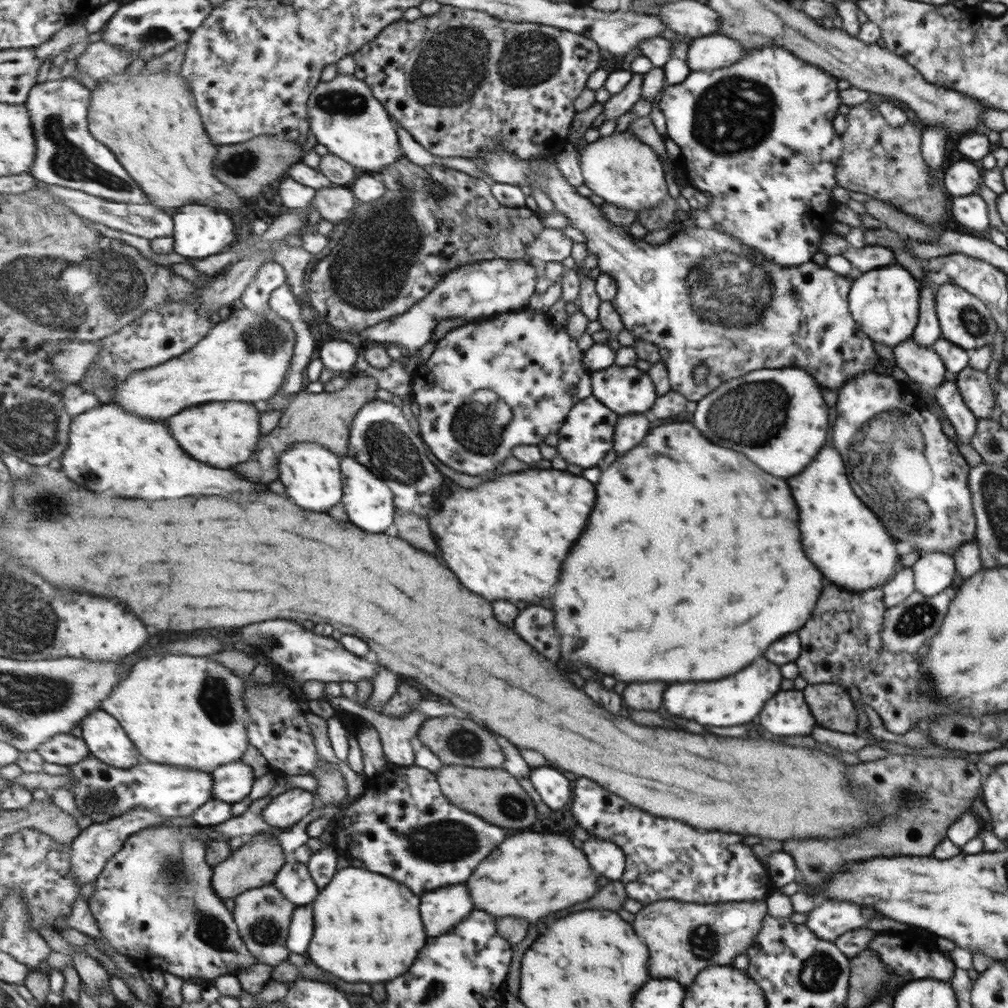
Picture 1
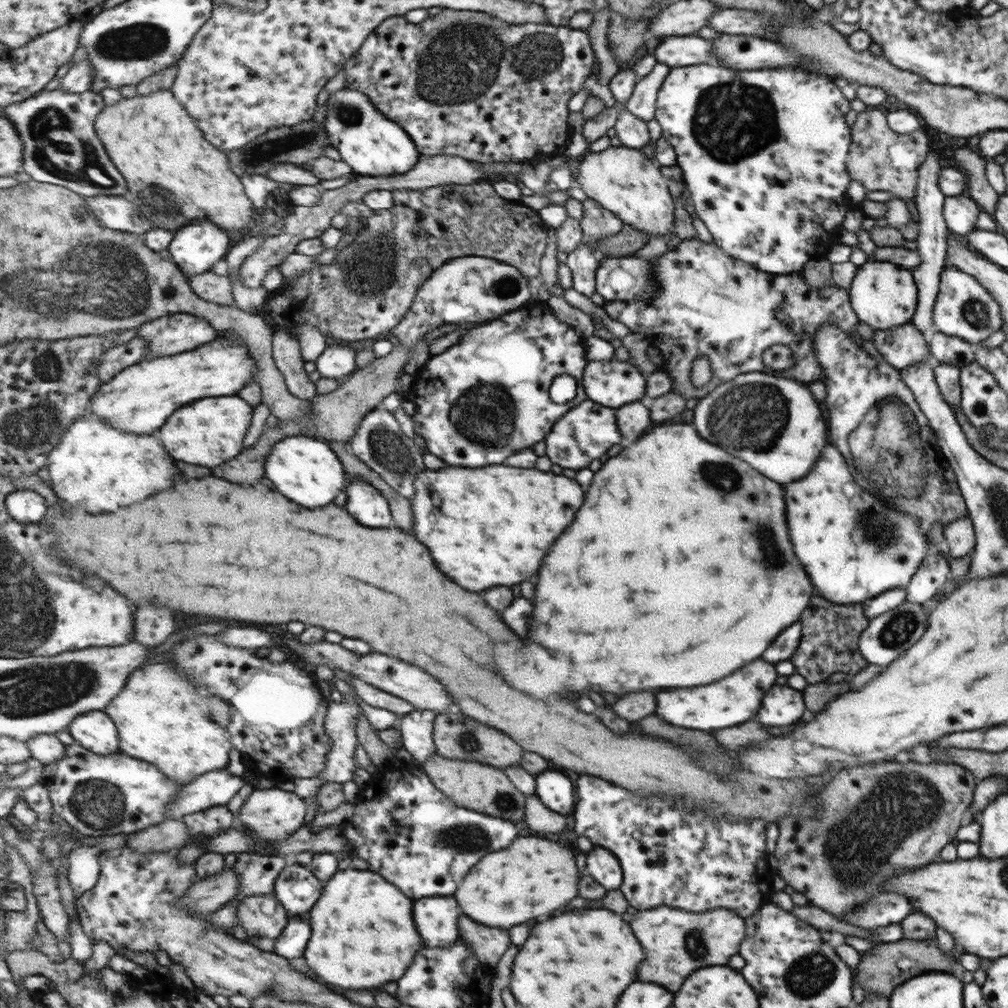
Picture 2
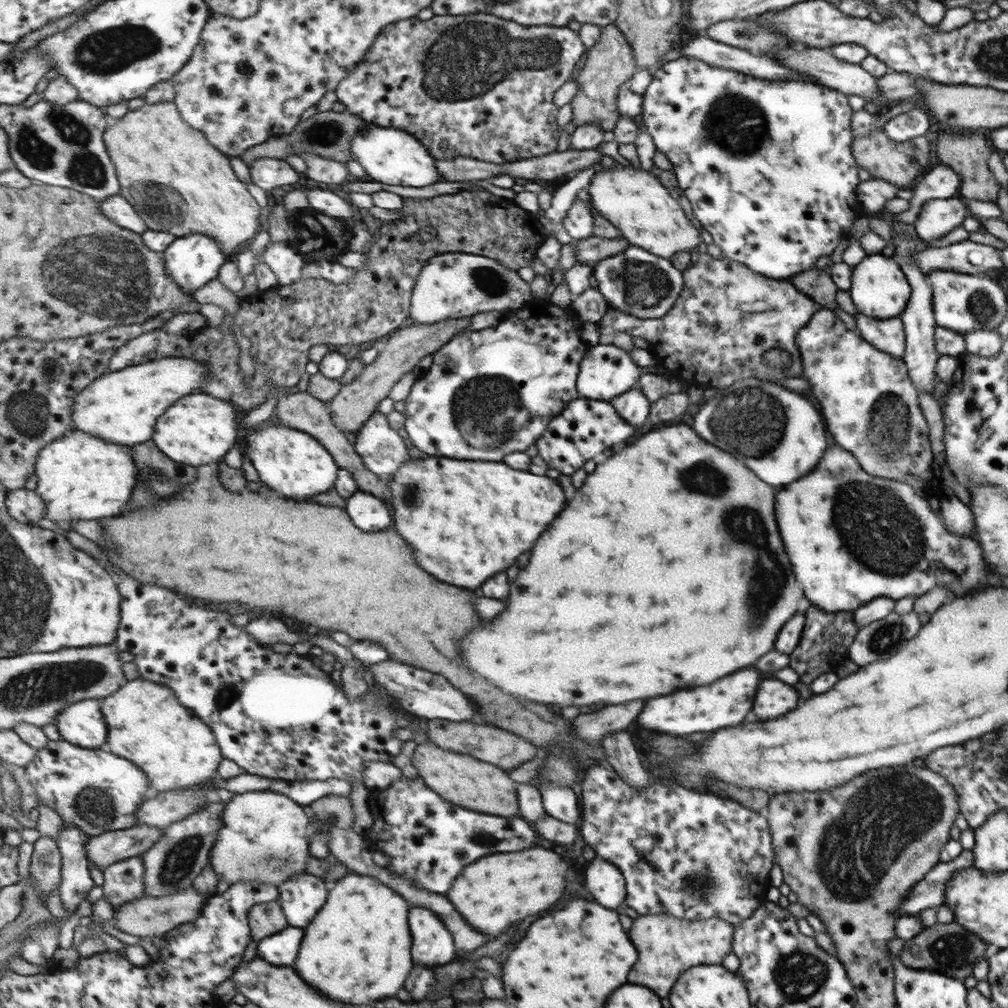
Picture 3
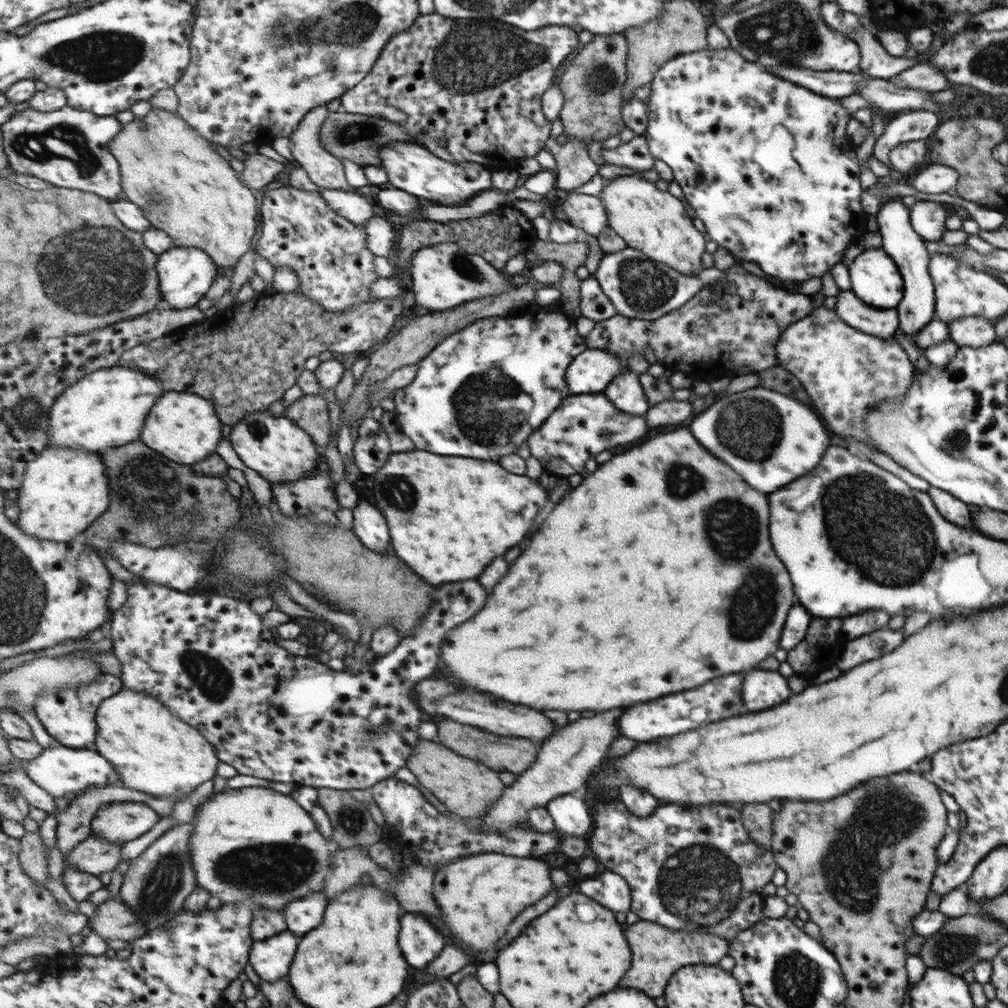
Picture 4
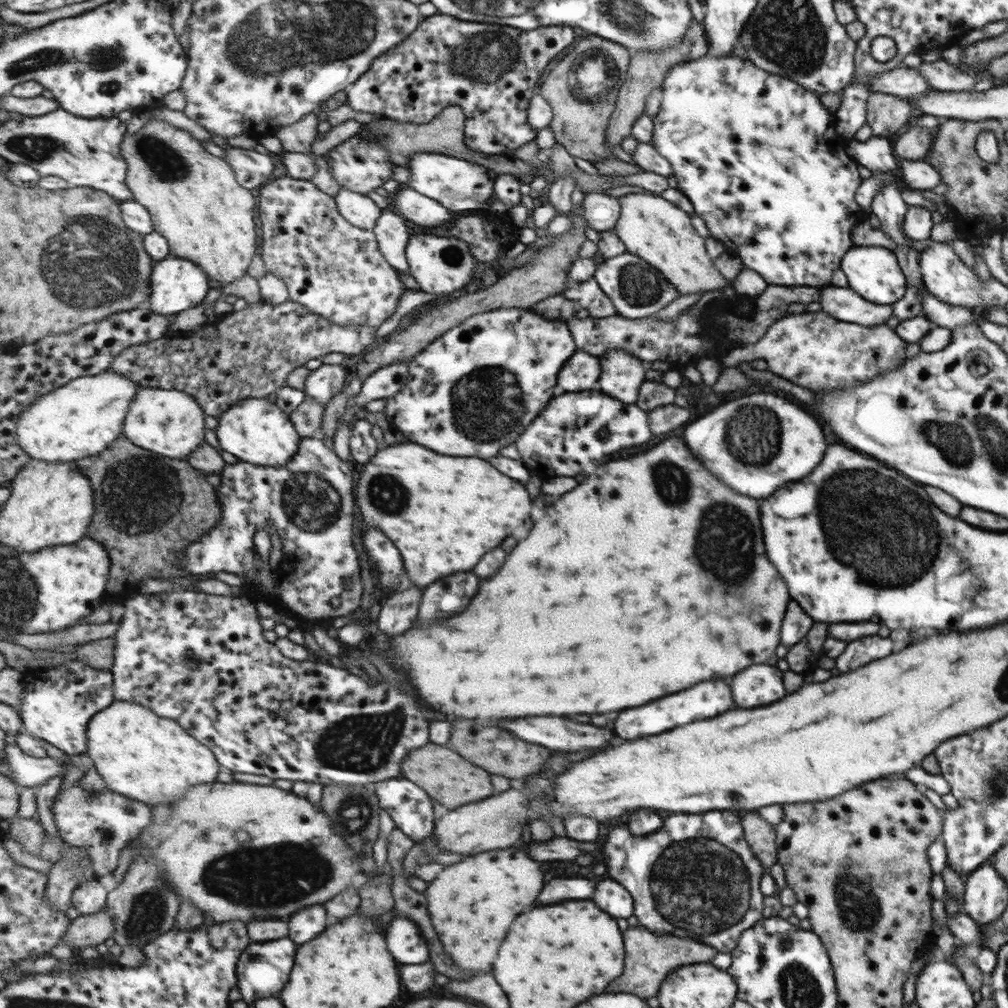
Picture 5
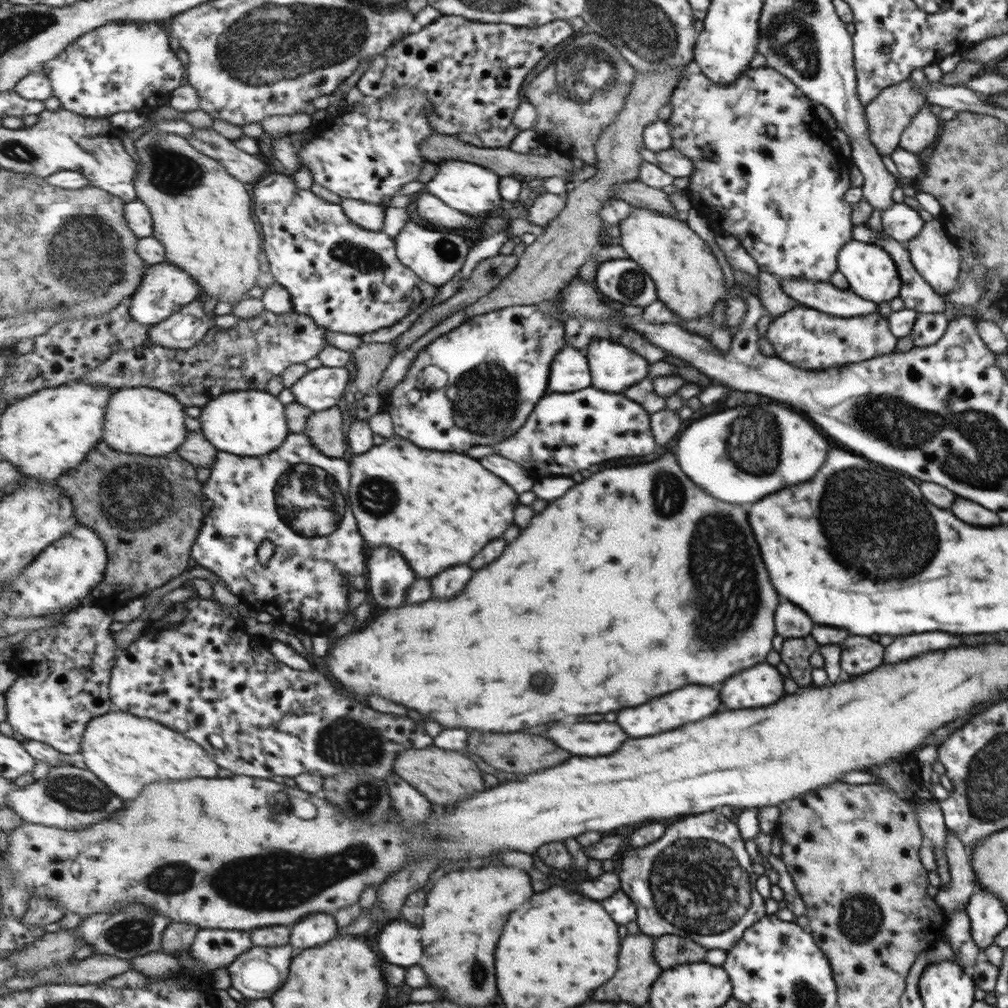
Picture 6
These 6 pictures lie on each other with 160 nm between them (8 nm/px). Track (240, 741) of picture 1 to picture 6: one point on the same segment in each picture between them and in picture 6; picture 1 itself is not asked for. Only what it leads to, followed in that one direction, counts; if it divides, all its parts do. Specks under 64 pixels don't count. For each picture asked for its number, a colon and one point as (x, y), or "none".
2: (163, 716)
3: (148, 725)
4: (156, 752)
5: (151, 759)
6: (128, 752)

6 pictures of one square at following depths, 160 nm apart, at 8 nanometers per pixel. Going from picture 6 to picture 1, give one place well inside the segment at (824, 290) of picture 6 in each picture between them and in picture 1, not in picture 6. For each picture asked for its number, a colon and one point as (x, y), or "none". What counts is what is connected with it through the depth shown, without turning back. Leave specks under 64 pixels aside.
1: (921, 364)
2: (902, 346)
3: (887, 335)
4: (882, 323)
5: (843, 304)

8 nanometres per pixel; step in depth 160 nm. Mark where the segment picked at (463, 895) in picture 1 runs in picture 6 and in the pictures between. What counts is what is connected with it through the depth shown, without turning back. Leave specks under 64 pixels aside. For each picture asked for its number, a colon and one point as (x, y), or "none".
2: (438, 918)
3: (433, 944)
4: (422, 941)
5: (406, 942)
6: (401, 943)

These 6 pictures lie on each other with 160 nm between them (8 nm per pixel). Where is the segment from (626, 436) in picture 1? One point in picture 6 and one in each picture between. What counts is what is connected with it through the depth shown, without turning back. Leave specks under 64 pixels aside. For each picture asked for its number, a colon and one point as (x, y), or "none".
2: (632, 419)
3: (633, 407)
4: (624, 393)
5: (622, 375)
6: (613, 366)

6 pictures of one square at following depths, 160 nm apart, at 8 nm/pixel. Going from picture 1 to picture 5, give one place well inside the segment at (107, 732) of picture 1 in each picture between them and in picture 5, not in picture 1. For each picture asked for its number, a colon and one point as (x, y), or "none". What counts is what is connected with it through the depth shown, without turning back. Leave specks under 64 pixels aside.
2: (95, 730)
3: (83, 723)
4: (70, 717)
5: (59, 711)

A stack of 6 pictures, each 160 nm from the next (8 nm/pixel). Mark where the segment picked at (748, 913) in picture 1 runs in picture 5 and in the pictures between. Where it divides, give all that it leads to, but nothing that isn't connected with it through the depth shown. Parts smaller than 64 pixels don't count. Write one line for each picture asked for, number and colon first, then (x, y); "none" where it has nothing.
2: (676, 942)
3: (669, 945)
4: (657, 951)
5: (648, 958)

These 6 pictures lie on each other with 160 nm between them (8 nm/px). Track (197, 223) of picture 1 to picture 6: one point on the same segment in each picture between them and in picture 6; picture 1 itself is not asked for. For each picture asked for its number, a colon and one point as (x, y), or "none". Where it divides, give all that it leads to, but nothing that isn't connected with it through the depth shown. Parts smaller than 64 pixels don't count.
2: (196, 248)
3: (193, 261)
4: (186, 274)
5: (177, 285)
6: (166, 289)

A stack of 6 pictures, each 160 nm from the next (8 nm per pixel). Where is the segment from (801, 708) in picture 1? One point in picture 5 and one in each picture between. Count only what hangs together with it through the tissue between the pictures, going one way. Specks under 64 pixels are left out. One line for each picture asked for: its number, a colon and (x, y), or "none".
2: (783, 706)
3: (775, 698)
4: (762, 689)
5: (759, 685)

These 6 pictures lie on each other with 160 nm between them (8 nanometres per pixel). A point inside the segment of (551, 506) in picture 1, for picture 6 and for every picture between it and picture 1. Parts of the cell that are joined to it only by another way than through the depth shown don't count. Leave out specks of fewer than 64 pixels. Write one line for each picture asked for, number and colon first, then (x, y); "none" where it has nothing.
2: (494, 526)
3: (468, 520)
4: (450, 517)
5: (445, 513)
6: (438, 509)

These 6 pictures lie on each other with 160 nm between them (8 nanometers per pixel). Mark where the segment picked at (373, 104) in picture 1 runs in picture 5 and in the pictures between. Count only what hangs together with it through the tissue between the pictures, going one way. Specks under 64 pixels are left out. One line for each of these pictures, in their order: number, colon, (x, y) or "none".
2: (373, 145)
3: (389, 155)
4: (412, 167)
5: (464, 186)

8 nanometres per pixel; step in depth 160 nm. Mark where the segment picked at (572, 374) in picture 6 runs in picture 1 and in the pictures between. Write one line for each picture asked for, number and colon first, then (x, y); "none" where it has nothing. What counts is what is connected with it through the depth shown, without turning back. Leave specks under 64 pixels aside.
1: (626, 390)
2: (612, 383)
3: (606, 371)
4: (592, 371)
5: (583, 369)

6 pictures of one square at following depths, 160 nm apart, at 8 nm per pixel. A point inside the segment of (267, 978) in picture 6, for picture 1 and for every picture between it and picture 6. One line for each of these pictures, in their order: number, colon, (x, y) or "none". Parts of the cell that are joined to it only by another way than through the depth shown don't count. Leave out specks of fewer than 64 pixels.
1: (301, 930)
2: (292, 943)
3: (282, 948)
4: (271, 958)
5: (264, 968)

